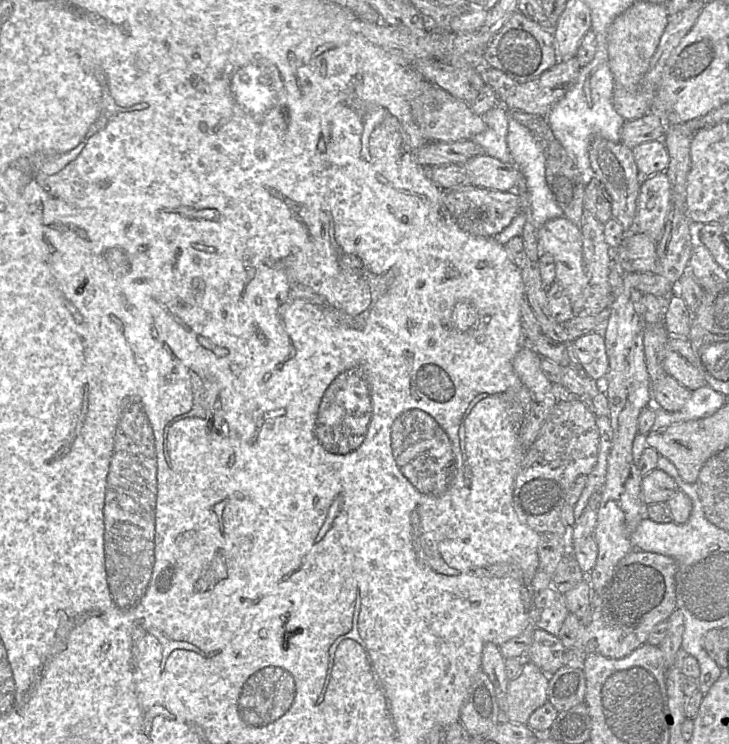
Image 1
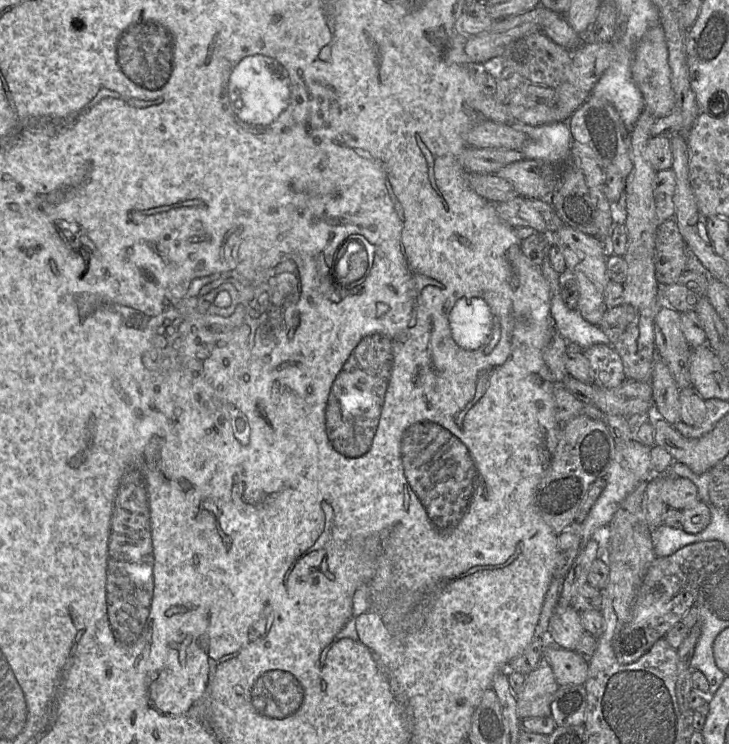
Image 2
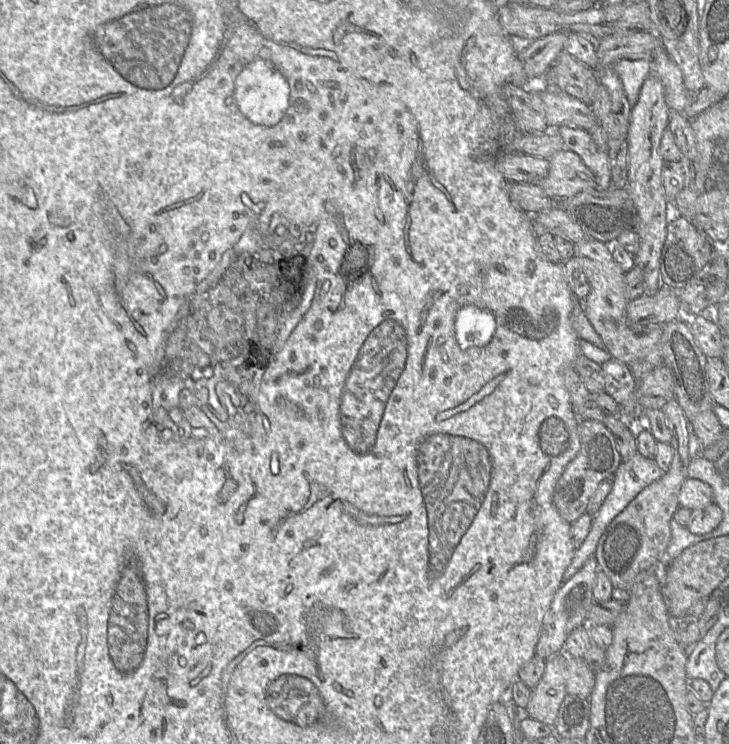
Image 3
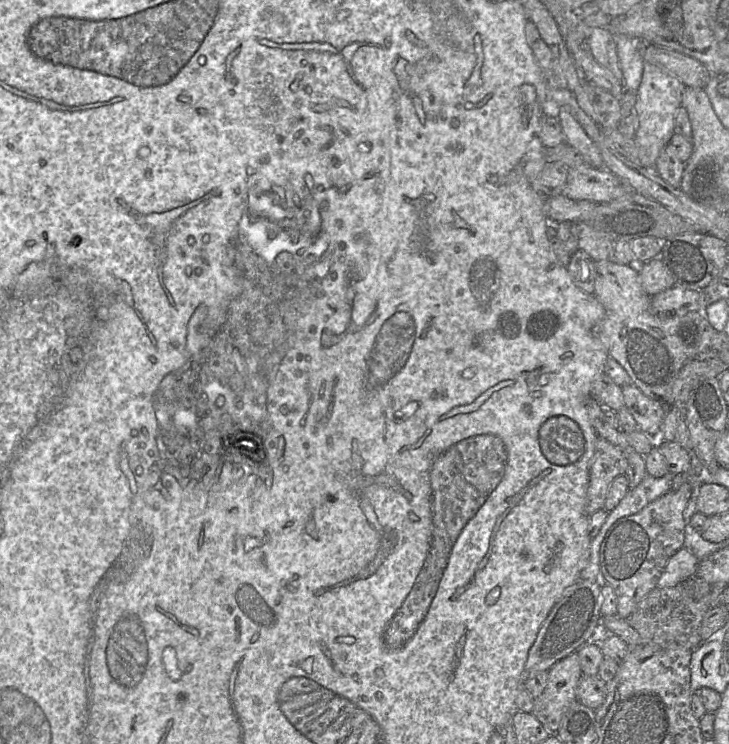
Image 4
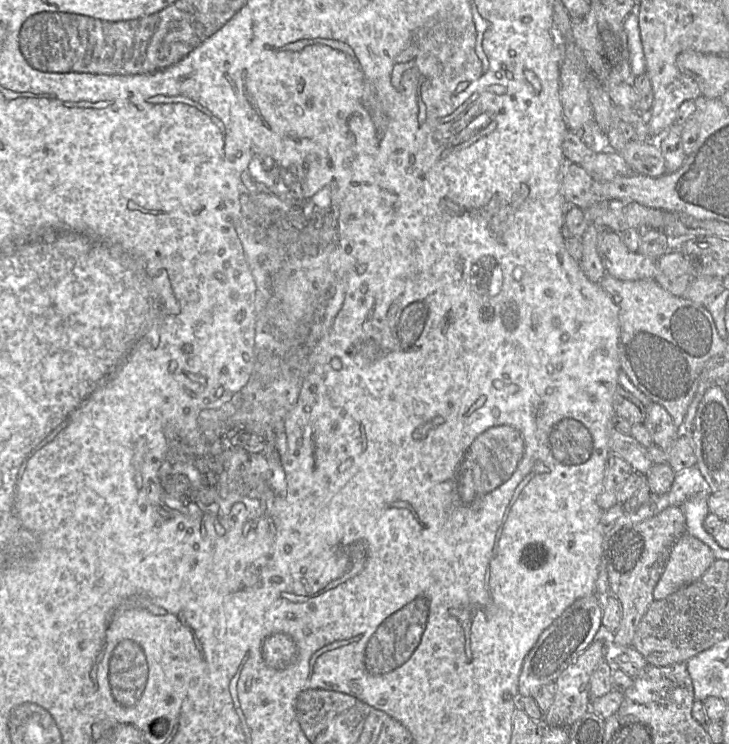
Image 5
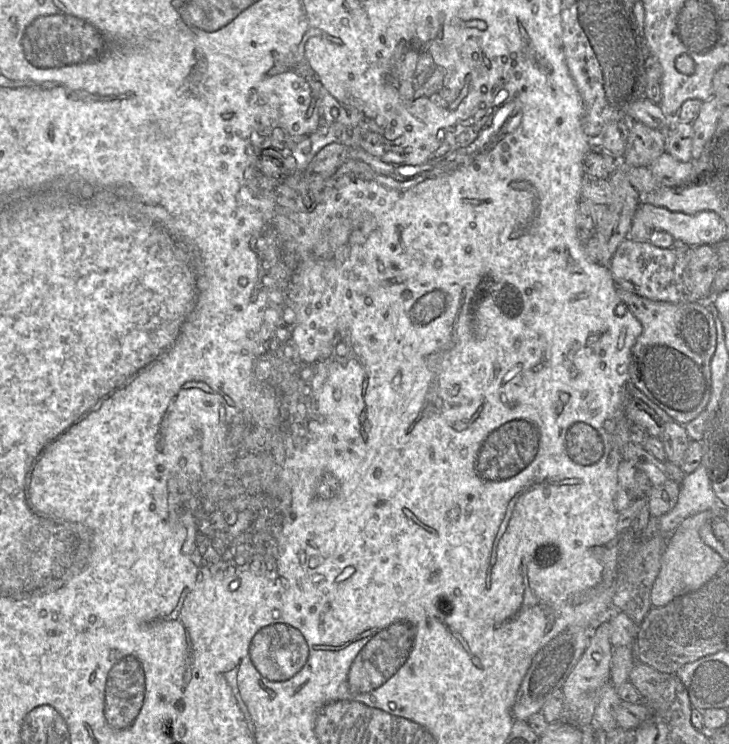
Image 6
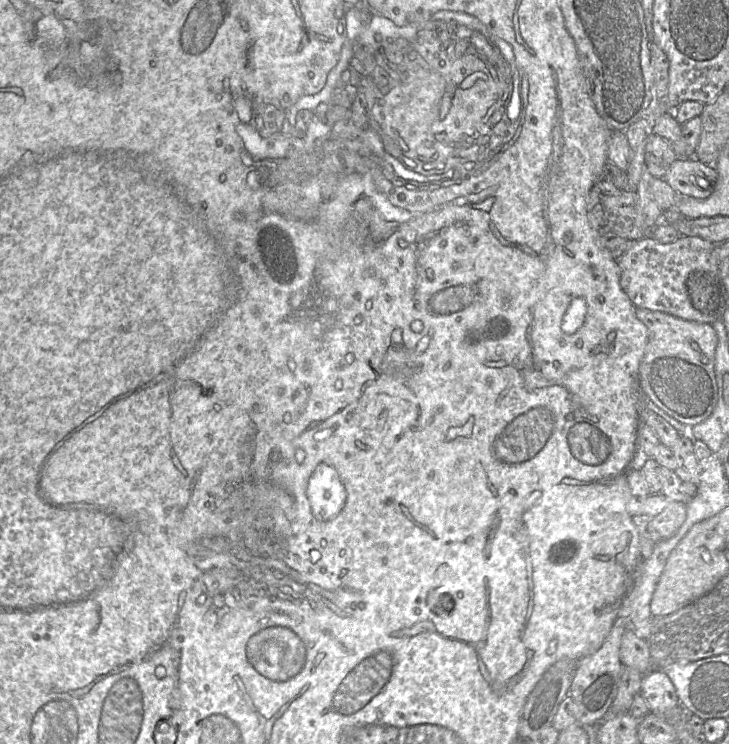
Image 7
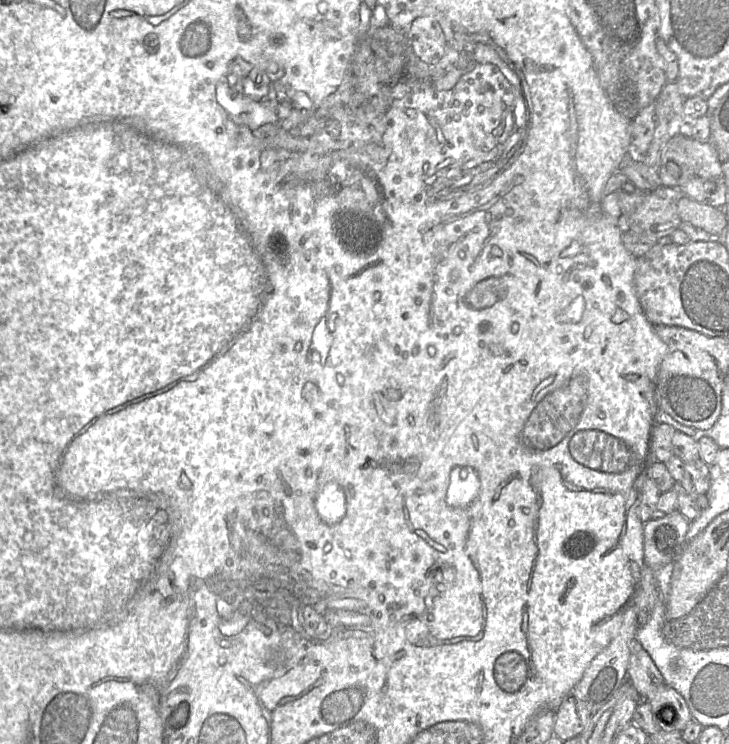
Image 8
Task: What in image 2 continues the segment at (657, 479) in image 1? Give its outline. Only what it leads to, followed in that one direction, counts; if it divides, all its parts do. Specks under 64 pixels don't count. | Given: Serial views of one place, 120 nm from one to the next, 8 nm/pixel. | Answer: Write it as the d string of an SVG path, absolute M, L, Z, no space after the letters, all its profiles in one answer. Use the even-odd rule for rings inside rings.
M671 474L664 478L661 497L668 507L680 511L693 507L700 501L697 487L692 481Z

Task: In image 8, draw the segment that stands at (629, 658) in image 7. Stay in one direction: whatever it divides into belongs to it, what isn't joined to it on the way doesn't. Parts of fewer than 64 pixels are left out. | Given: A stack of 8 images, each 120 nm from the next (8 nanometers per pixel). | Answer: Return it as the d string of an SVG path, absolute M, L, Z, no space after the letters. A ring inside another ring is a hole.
M637 640L631 646L626 680L632 683L642 700L650 700L666 685L662 673Z

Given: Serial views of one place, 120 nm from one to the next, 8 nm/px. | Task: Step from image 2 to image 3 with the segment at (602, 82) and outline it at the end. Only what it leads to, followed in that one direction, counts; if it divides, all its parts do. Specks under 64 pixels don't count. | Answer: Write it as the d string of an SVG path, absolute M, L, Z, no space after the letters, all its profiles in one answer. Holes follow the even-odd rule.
M622 59L613 65L631 108L637 103L641 86L650 75L650 62Z

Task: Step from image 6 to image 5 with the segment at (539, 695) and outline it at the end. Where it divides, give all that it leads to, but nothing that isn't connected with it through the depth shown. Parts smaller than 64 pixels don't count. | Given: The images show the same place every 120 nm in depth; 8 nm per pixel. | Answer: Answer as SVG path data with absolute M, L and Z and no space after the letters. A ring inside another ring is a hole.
M598 593L579 598L546 628L536 644L525 657L519 677L520 697L533 697L537 691L548 683L555 683L561 673L594 640L602 626L602 598Z

